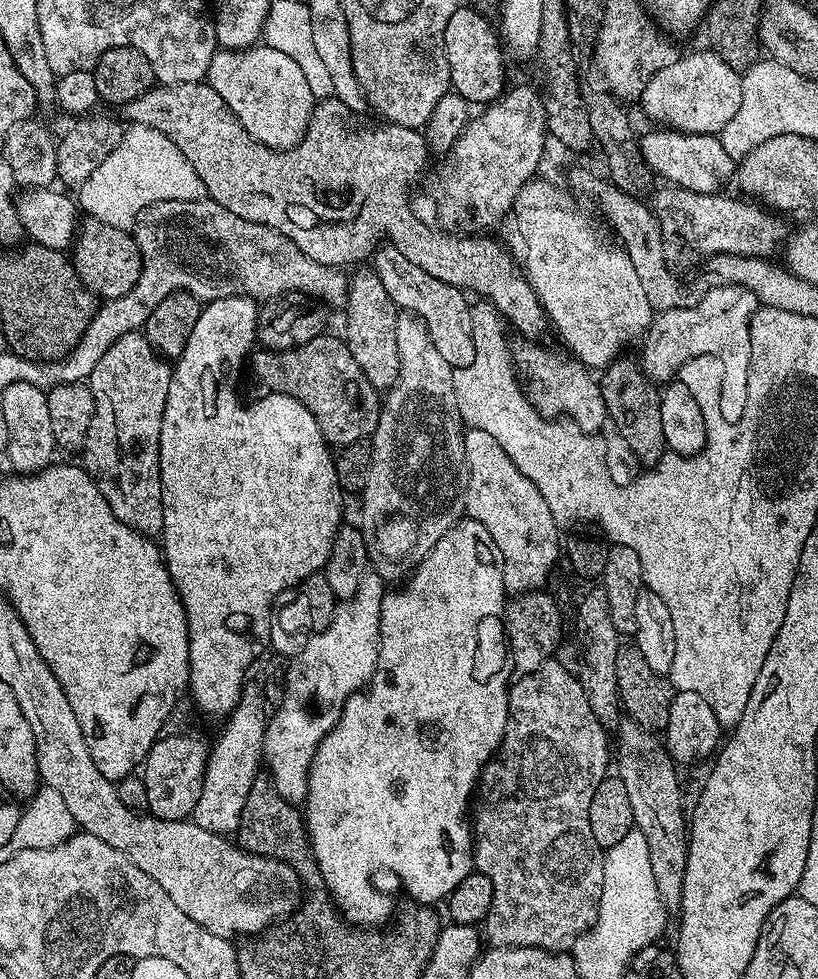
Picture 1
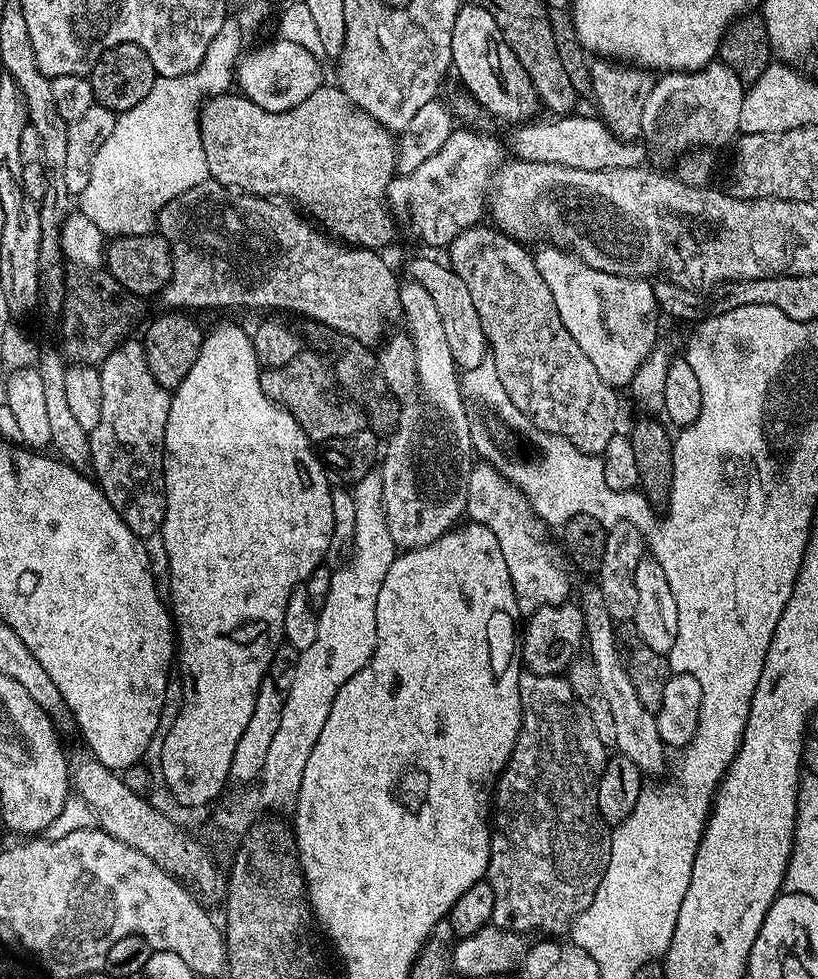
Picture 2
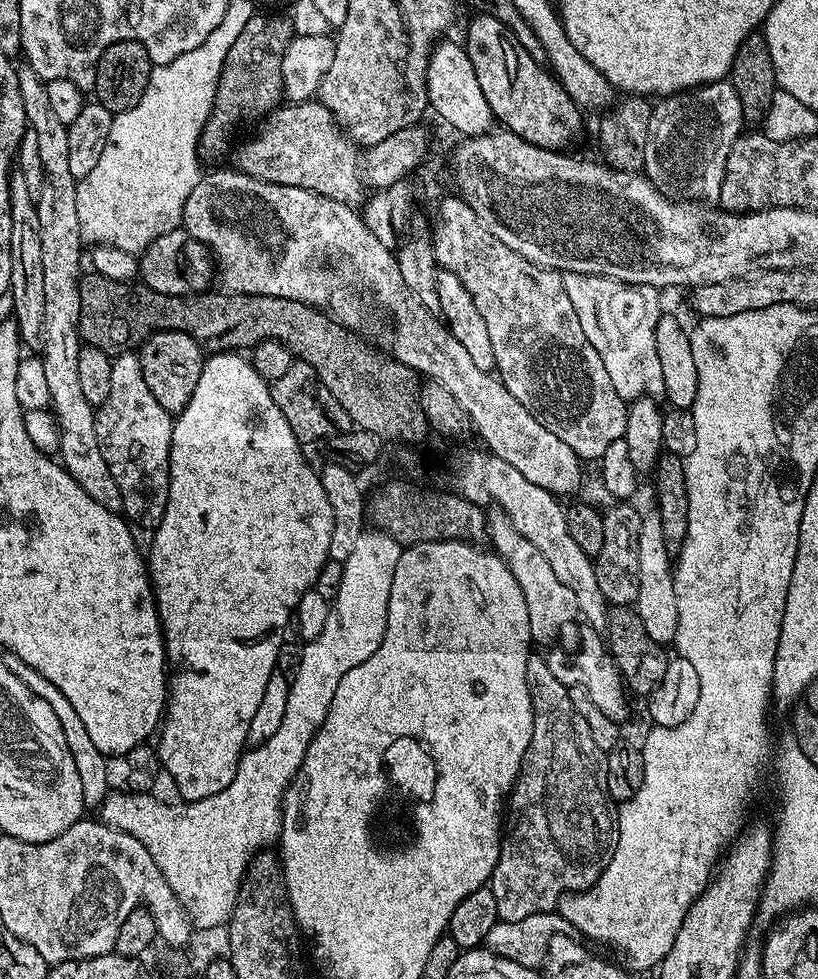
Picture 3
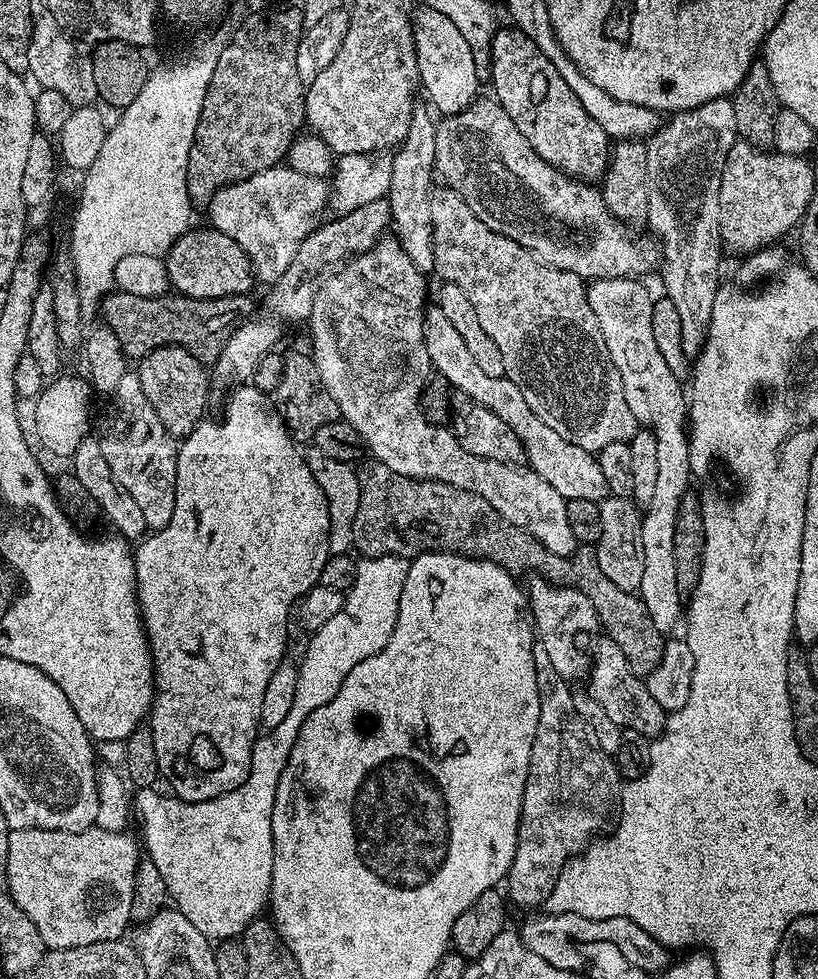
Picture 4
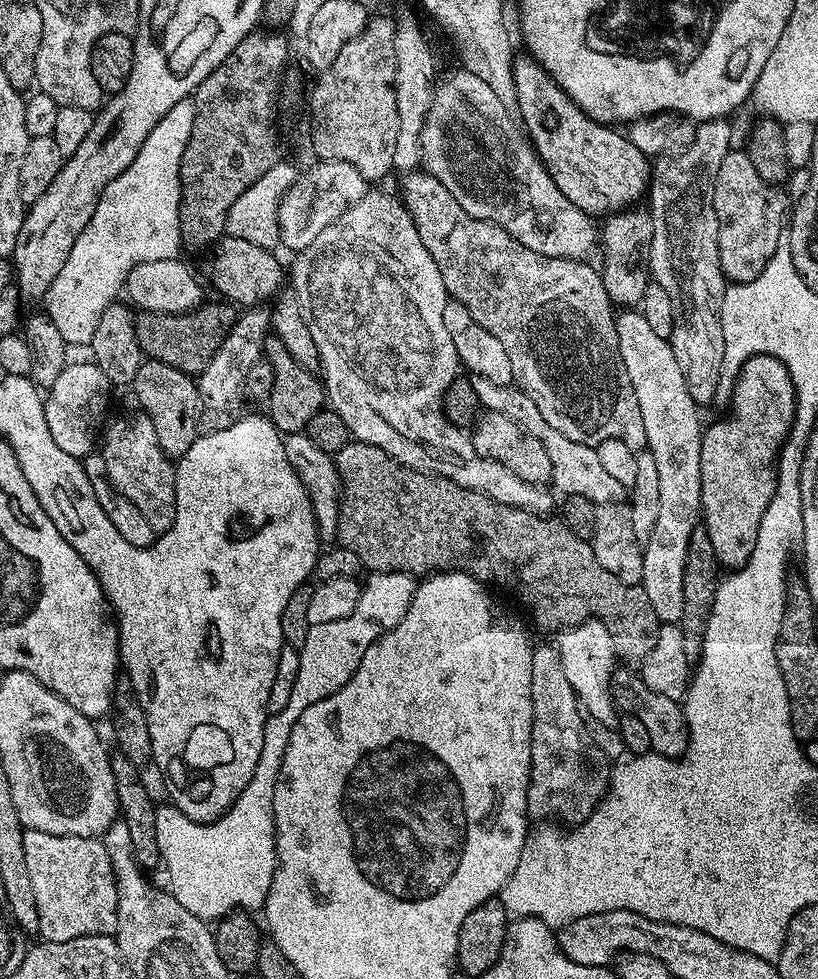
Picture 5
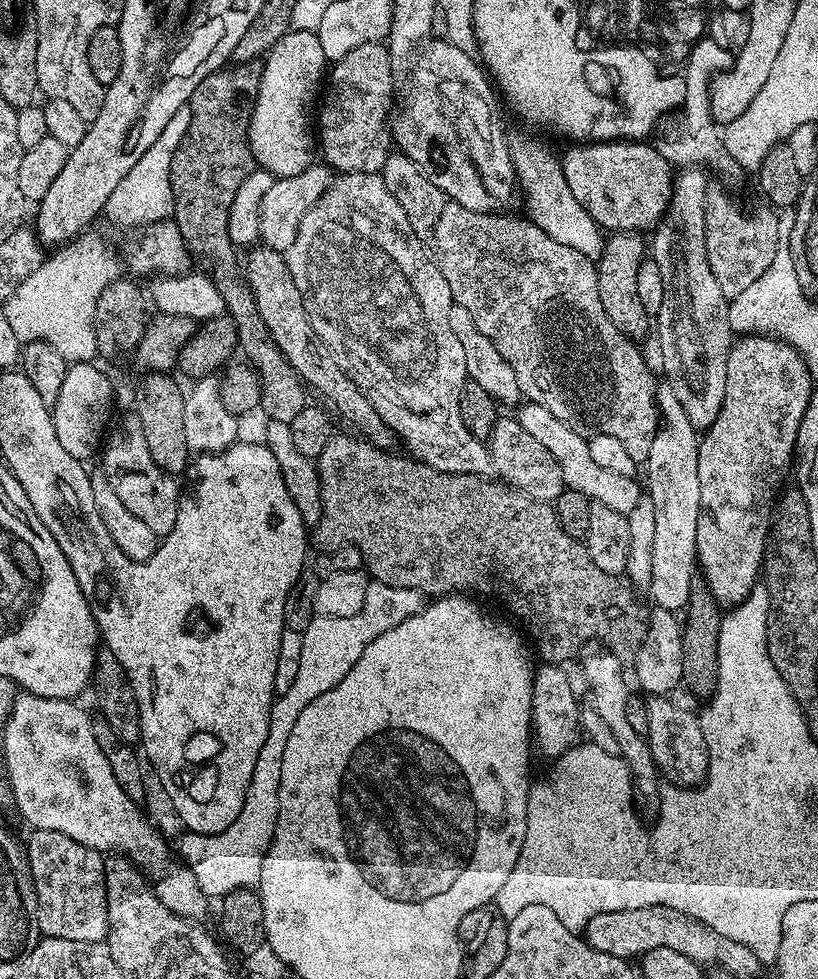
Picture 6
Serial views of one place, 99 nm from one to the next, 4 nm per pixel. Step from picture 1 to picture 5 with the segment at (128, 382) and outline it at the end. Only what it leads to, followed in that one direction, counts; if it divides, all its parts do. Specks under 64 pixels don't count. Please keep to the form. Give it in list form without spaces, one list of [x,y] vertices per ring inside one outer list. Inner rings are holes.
[[[143,410],[135,411],[118,417],[112,425],[109,423],[103,429],[102,444],[104,440],[104,449],[102,449],[102,455],[106,462],[106,474],[112,485],[126,498],[130,498],[130,502],[134,502],[134,506],[138,506],[138,511],[145,516],[146,522],[150,522],[152,529],[159,534],[170,530],[170,526],[174,522],[174,514],[176,513],[176,469],[170,457],[158,447],[158,434],[154,434],[154,422],[150,422],[150,418]]]

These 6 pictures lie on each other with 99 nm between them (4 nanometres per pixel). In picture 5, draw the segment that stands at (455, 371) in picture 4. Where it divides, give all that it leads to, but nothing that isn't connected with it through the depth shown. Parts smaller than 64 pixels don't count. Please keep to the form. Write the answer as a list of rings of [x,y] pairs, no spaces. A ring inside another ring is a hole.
[[[481,376],[475,377],[472,384],[477,392],[481,409],[506,414],[506,418],[510,418],[519,428],[529,432],[534,438],[538,438],[538,442],[542,442],[542,446],[546,448],[546,454],[550,456],[550,466],[552,467],[550,484],[557,493],[559,493],[558,491],[564,492],[565,497],[590,498],[590,502],[594,505],[619,504],[625,499],[626,489],[622,486],[622,482],[617,482],[604,469],[595,447],[591,444],[574,442],[570,438],[566,438],[566,434],[558,434],[558,430],[554,430],[554,426],[550,426],[550,422],[546,422],[546,418],[542,418],[542,414],[538,414],[538,406],[534,406],[534,398],[527,396],[521,388],[512,384],[486,382],[486,378]]]

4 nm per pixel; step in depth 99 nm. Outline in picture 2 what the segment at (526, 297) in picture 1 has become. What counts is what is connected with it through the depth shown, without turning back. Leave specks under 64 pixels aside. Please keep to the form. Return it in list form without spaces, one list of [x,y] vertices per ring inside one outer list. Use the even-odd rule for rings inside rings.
[[[321,83],[320,88],[314,90],[310,98],[306,98],[306,102],[298,102],[298,106],[294,106],[289,112],[267,112],[262,110],[262,106],[250,102],[243,94],[237,94],[232,90],[223,92],[221,96],[209,96],[200,110],[200,137],[202,138],[202,150],[205,151],[208,163],[209,177],[217,180],[226,188],[265,198],[291,198],[317,225],[322,226],[325,233],[331,234],[337,241],[349,246],[384,250],[384,247],[395,238],[396,232],[398,233],[398,225],[392,219],[392,209],[388,207],[388,187],[393,176],[398,172],[397,137],[380,125],[377,120],[370,118],[370,114],[366,114],[362,106],[350,102],[350,98],[346,98],[346,94],[335,83]]]

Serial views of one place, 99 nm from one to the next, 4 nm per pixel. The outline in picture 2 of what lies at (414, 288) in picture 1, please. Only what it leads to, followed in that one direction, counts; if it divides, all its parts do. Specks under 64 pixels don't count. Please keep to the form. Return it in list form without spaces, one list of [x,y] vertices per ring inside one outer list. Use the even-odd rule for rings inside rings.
[[[412,260],[408,264],[408,272],[415,283],[430,290],[430,298],[434,298],[438,314],[442,317],[442,327],[446,330],[446,346],[450,346],[457,369],[469,372],[474,370],[474,366],[482,366],[482,362],[489,359],[490,349],[478,310],[474,310],[474,298],[470,298],[470,290],[466,290],[466,282],[462,282],[459,274],[447,263],[439,264],[436,260]]]

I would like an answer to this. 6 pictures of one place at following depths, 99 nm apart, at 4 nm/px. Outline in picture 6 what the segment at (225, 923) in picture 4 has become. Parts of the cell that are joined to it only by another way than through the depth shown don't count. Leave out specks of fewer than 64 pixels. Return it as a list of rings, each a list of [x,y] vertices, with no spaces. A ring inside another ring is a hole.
[[[372,582],[369,583],[366,590],[366,602],[362,606],[362,610],[358,610],[358,614],[354,614],[350,618],[326,618],[315,615],[306,626],[302,638],[302,658],[298,658],[298,674],[294,677],[290,690],[279,693],[273,699],[270,710],[270,730],[266,730],[266,743],[263,744],[262,750],[258,754],[258,762],[254,765],[254,778],[250,778],[250,786],[246,790],[246,802],[242,802],[242,810],[238,814],[238,818],[234,818],[234,822],[230,822],[230,826],[226,826],[226,830],[213,836],[203,836],[197,832],[185,831],[184,837],[180,840],[179,859],[186,862],[186,866],[194,874],[198,886],[204,891],[205,897],[223,898],[226,894],[237,892],[240,888],[255,889],[259,885],[262,878],[262,862],[272,844],[280,813],[278,790],[282,782],[282,750],[286,750],[286,742],[290,738],[290,730],[294,730],[294,722],[298,722],[298,716],[302,714],[302,710],[306,710],[306,706],[310,706],[310,702],[314,702],[314,698],[326,694],[326,690],[338,686],[338,682],[342,682],[342,678],[346,678],[350,666],[354,666],[354,662],[358,662],[362,650],[366,650],[366,646],[370,642],[374,642],[374,638],[378,638],[378,634],[386,634],[386,630],[398,626],[398,622],[406,622],[406,618],[418,614],[425,603],[424,593],[418,590]]]

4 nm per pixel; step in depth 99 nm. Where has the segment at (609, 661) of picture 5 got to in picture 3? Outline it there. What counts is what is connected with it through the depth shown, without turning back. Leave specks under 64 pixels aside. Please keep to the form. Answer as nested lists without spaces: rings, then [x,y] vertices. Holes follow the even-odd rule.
[[[489,507],[486,512],[486,532],[494,545],[494,551],[501,560],[508,564],[510,574],[518,578],[518,586],[522,586],[522,594],[526,594],[526,606],[530,610],[530,634],[537,645],[548,644],[560,632],[560,624],[567,622],[571,616],[577,615],[574,590],[570,590],[554,574],[550,562],[542,555],[542,550],[530,542],[530,538],[522,538],[518,530],[510,522],[510,518],[501,508]]]

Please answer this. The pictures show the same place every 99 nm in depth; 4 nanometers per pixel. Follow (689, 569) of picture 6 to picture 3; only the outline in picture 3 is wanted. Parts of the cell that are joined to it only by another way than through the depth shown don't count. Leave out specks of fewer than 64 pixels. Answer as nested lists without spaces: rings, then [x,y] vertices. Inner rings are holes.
[[[565,272],[563,278],[574,314],[582,322],[582,334],[598,350],[614,390],[625,402],[640,396],[663,397],[662,366],[658,363],[658,346],[654,346],[654,330],[662,314],[661,293],[648,284],[627,284],[594,274]],[[655,514],[645,515],[640,521],[638,530],[638,598],[634,605],[638,618],[642,618],[642,627],[646,634],[654,638],[654,642],[665,646],[671,645],[676,638],[678,630],[678,598],[674,598],[674,578],[672,570],[674,567],[673,557],[670,555],[670,545],[666,542],[666,534],[662,534],[662,522]]]

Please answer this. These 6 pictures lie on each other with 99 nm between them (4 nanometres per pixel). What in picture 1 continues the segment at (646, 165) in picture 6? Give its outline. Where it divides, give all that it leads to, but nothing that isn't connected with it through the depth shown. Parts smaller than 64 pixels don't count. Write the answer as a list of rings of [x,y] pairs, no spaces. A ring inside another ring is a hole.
[[[461,6],[454,14],[450,14],[450,22],[446,22],[444,35],[444,49],[446,62],[450,66],[452,79],[451,91],[468,101],[469,105],[487,106],[493,100],[503,97],[506,91],[504,84],[504,56],[505,49],[498,35],[497,29],[488,25],[488,20],[480,12],[472,8]]]

